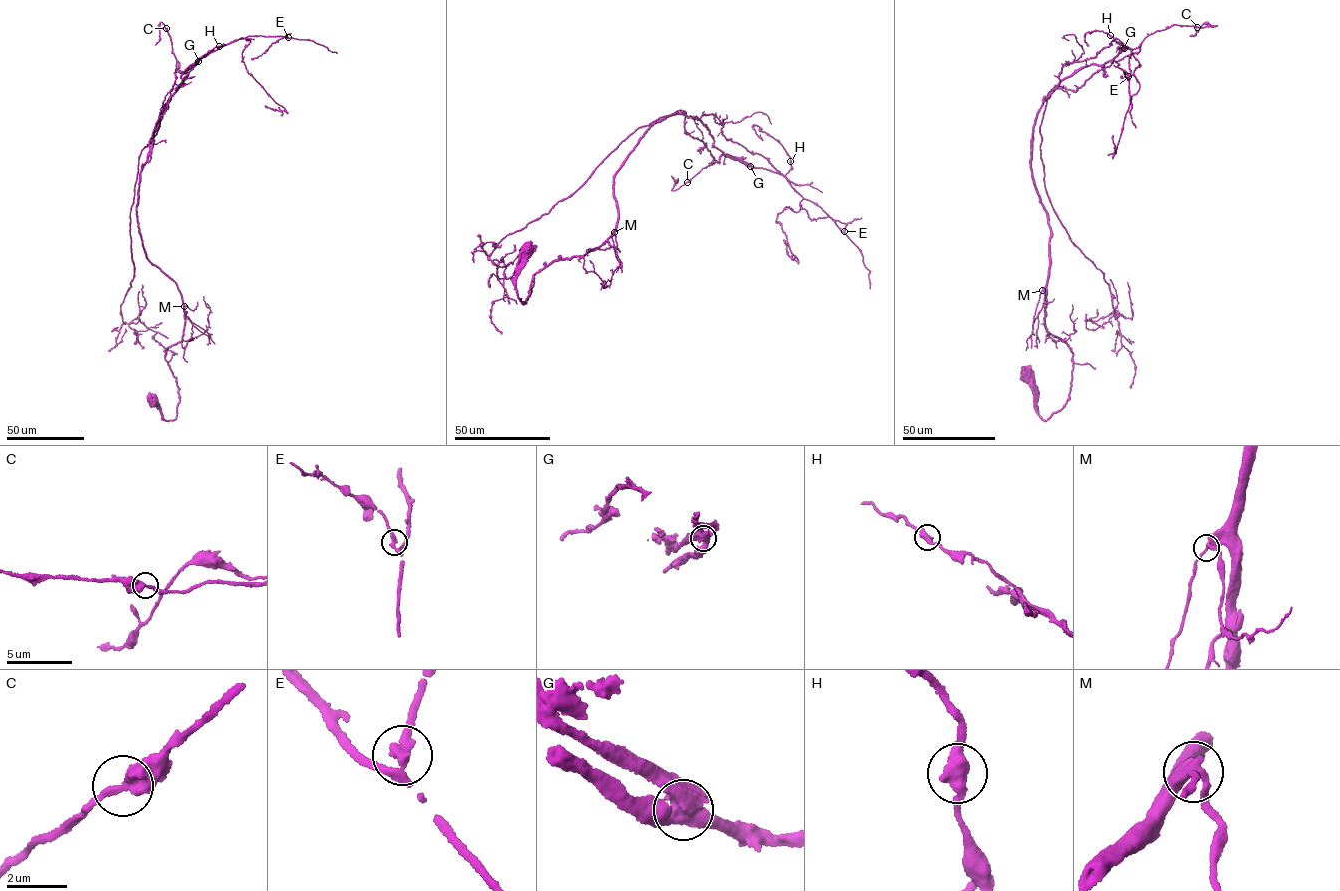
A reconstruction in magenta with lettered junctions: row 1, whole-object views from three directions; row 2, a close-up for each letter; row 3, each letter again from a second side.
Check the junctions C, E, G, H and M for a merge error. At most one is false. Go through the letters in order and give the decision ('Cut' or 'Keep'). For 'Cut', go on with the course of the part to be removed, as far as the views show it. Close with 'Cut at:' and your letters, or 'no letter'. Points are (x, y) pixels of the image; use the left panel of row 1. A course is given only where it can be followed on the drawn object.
C: Keep
E: Keep
G: Cut. Course of the part to remove: (198, 61), (184, 71), (178, 70)
H: Keep
M: Keep
Cut at: G

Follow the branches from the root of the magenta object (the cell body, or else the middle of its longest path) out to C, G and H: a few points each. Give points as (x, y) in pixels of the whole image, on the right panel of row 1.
C: (1025, 378), (1042, 419), (1064, 406), (1073, 353), (1045, 323), (1038, 110), (1085, 66), (1174, 24), (1197, 27)
G: (1025, 378), (1042, 419), (1064, 406), (1073, 353), (1045, 323), (1035, 118), (1059, 83), (1124, 48)
H: (1025, 378), (1042, 419), (1064, 406), (1073, 353), (1045, 323), (1033, 125), (1059, 83), (1124, 48), (1110, 35)

